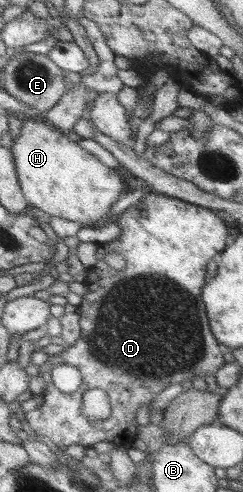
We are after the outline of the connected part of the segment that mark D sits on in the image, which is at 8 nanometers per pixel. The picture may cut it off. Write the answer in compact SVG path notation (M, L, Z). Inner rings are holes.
M150 193L139 203L130 206L115 217L121 227L121 234L111 242L98 244L95 254L96 263L87 269L84 280L87 292L77 305L80 316L81 338L70 347L47 359L40 365L39 375L47 386L42 392L39 407L23 414L23 427L37 436L51 440L58 447L66 448L71 444L93 447L97 442L113 442L118 447L127 446L133 438L137 409L150 406L160 392L171 384L182 384L194 378L206 378L226 363L219 342L213 337L208 325L208 316L202 301L202 288L207 281L207 263L219 256L225 248L227 226L213 213L212 209L190 204L180 199ZM107 252L118 252L125 261L121 270L107 266ZM59 363L74 366L82 374L81 386L71 394L61 393L51 382L52 366ZM92 388L104 390L110 398L111 416L92 423L82 415L83 393Z

